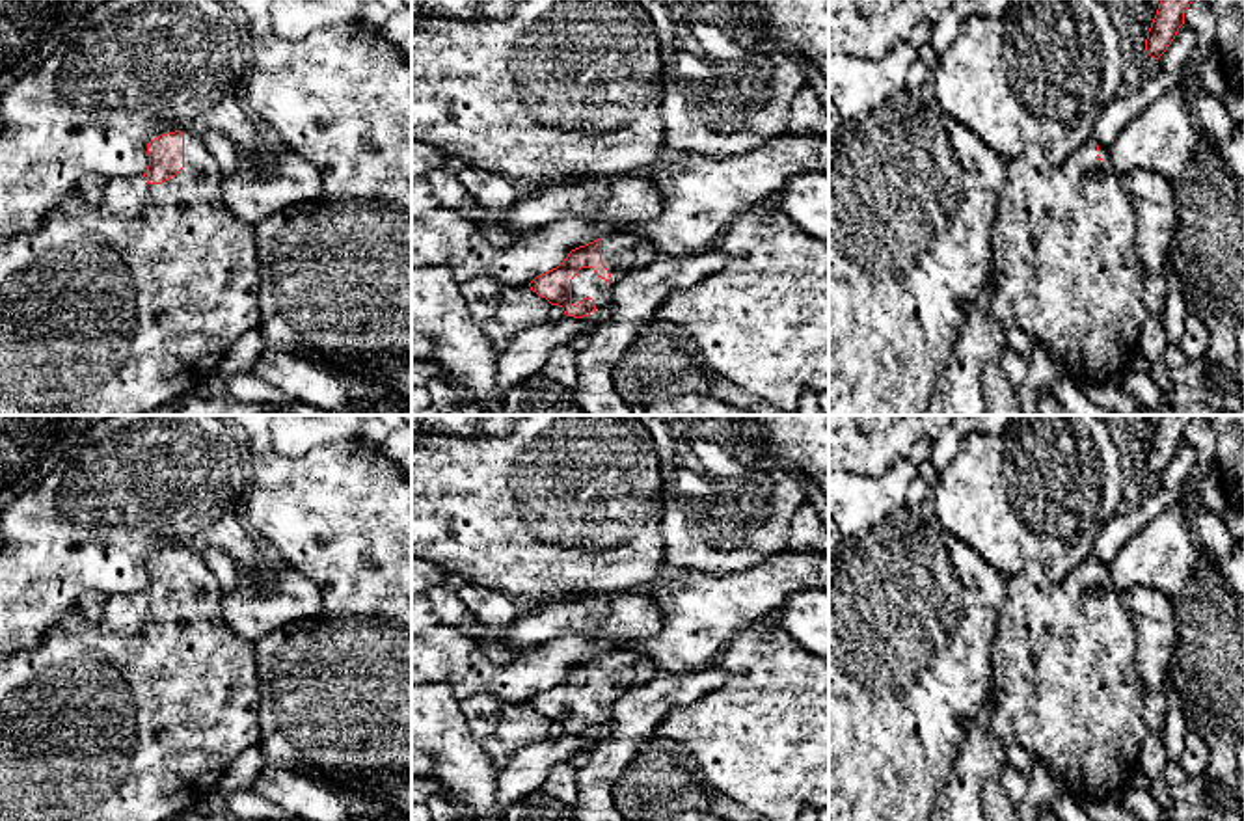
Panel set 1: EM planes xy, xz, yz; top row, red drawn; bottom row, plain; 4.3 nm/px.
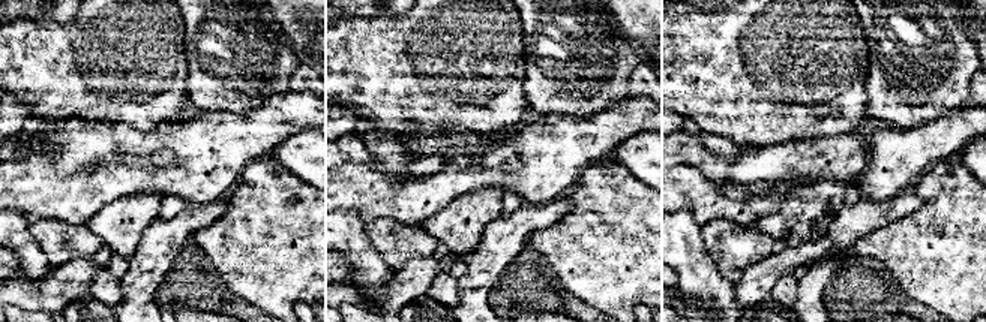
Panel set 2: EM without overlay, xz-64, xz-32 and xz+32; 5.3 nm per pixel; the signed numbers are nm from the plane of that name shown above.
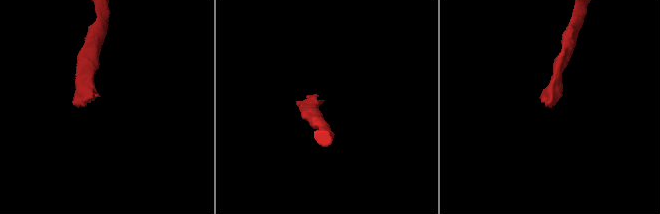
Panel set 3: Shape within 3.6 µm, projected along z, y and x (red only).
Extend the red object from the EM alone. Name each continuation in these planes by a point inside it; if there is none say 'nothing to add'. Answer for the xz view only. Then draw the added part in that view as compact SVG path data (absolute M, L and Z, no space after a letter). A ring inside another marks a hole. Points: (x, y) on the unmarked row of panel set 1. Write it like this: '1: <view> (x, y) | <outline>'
1: xz (619, 665) | M615 648L602 657L602 680L609 687L613 698L596 693L592 685L581 685L572 696L572 720L592 715L596 726L607 726L613 704L635 683L635 665L641 659L631 648Z

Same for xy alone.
1: xy (136, 717) | M184 551L184 585L162 601L149 601L142 592L136 594L114 594L108 596L102 616L97 624L86 618L86 612L78 607L65 616L61 624L45 633L43 640L35 648L20 650L0 663L0 821L171 821L196 808L197 802L205 801L207 795L218 786L220 778L235 758L248 747L259 743L259 678L255 642L240 639L225 622L222 611L223 592L218 585L216 575L205 564L203 557Z

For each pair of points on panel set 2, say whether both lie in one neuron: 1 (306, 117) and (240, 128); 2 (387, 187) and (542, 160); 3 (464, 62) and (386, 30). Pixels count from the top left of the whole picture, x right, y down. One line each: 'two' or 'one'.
1: one
2: one
3: one

